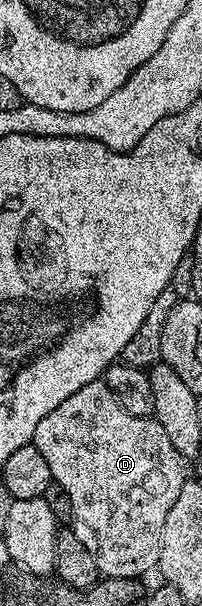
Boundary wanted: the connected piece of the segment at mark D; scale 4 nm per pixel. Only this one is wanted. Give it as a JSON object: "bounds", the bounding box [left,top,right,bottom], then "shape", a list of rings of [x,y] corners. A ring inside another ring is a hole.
{"bounds":[34,381,186,580],"shape":[[[97,381],[82,385],[82,389],[66,397],[54,413],[46,413],[46,417],[38,421],[34,446],[46,457],[54,482],[70,493],[70,529],[78,541],[90,549],[90,557],[94,557],[101,576],[139,580],[140,575],[159,564],[166,516],[174,501],[178,501],[178,493],[182,493],[182,485],[186,482],[186,460],[174,449],[170,437],[166,437],[166,429],[162,429],[155,417],[130,413],[104,382]]]}

